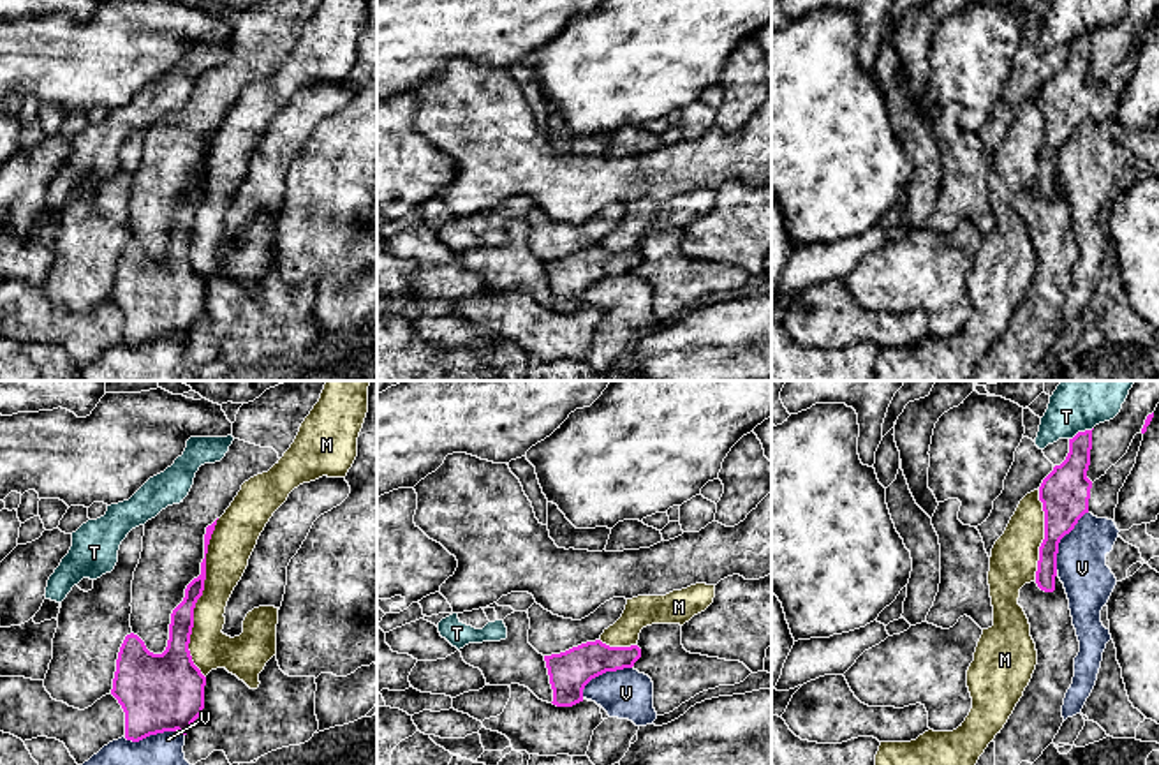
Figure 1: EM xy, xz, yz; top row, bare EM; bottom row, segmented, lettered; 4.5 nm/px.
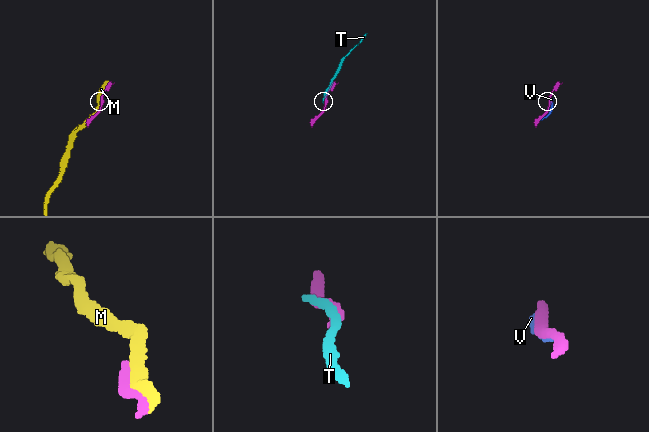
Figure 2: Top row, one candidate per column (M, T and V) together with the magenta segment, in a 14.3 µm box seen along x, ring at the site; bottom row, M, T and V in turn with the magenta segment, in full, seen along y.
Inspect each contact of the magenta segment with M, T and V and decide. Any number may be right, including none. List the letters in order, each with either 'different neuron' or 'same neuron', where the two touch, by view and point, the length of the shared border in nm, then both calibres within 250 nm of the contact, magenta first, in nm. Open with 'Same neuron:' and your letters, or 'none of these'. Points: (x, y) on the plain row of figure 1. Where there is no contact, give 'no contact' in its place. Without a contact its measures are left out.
Same neuron: none of these
M: different neuron | xy (199, 201) | 750 nm | 110/190 nm
T: different neuron | yz (1080, 37) | 130 nm | 190/190 nm
V: different neuron | xy (154, 339) | 280 nm | 360/320 nm

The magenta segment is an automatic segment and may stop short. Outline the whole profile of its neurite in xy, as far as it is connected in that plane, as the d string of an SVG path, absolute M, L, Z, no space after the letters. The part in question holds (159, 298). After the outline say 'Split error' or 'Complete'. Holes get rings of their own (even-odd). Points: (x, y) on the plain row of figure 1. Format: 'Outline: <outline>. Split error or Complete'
Outline: M217 125L206 132L201 180L187 190L183 206L171 219L166 256L150 257L134 238L120 252L111 300L125 317L127 345L139 347L176 335L187 340L203 319L206 282L194 270L188 249L194 213L204 196L206 159L215 130Z. Complete

